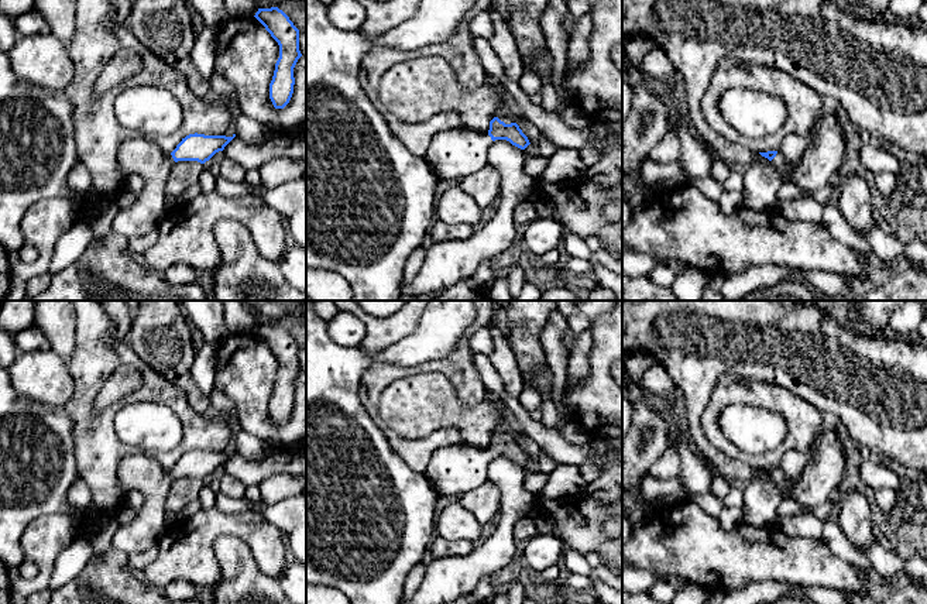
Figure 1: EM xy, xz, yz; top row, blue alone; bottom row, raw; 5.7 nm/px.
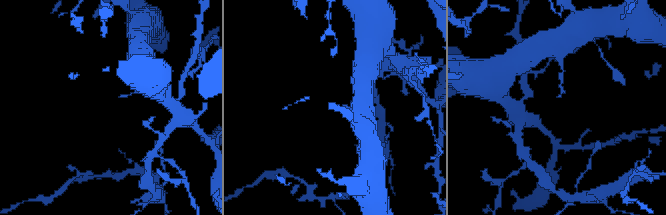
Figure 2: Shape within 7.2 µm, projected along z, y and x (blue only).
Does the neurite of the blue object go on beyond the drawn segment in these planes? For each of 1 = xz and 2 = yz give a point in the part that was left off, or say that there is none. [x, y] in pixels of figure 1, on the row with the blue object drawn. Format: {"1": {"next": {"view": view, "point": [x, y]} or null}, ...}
{"1": {"next": {"view": "xz", "point": [453, 154]}}, "2": {"next": {"view": "yz", "point": [788, 171]}}}

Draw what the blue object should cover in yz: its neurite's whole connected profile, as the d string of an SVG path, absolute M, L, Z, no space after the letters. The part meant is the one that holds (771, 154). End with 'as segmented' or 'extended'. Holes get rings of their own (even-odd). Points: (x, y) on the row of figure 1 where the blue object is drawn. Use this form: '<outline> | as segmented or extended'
M780 151L759 152L762 157L768 158L779 171L784 182L793 182L797 165L792 165L786 161Z | extended

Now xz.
M494 117L487 133L467 127L437 133L430 140L425 159L440 181L461 181L487 165L487 152L495 140L507 140L521 150L531 144L516 123L505 124Z | extended

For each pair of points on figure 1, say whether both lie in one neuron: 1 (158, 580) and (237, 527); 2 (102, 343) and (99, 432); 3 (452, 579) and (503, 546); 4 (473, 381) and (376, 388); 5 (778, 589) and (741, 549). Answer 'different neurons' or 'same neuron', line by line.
1: same neuron
2: same neuron
3: same neuron
4: same neuron
5: different neurons

